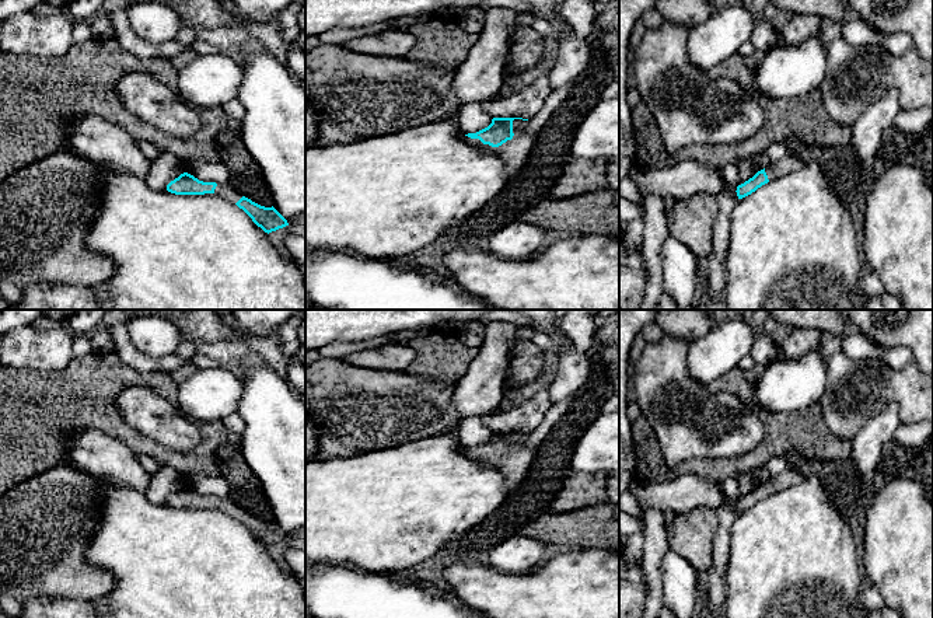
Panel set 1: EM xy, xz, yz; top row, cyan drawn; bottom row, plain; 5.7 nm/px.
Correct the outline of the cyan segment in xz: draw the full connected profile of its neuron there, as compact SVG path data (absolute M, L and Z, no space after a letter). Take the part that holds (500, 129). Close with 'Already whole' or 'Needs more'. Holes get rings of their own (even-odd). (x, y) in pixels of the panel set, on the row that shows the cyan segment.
M493 118L492 123L465 135L465 142L481 150L493 150L502 160L509 177L516 175L527 163L538 133L513 133L513 121L523 118Z. Needs more

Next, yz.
M786 154L782 160L776 161L775 164L769 164L766 168L758 171L752 178L738 185L735 191L737 196L738 199L742 199L755 192L762 185L768 184L769 181L794 172L803 165L804 164L800 158L792 154Z. Needs more

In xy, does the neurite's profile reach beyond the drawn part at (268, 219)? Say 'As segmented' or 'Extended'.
Extended

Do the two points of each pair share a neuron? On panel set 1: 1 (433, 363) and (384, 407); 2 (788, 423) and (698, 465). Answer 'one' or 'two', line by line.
1: two
2: one

